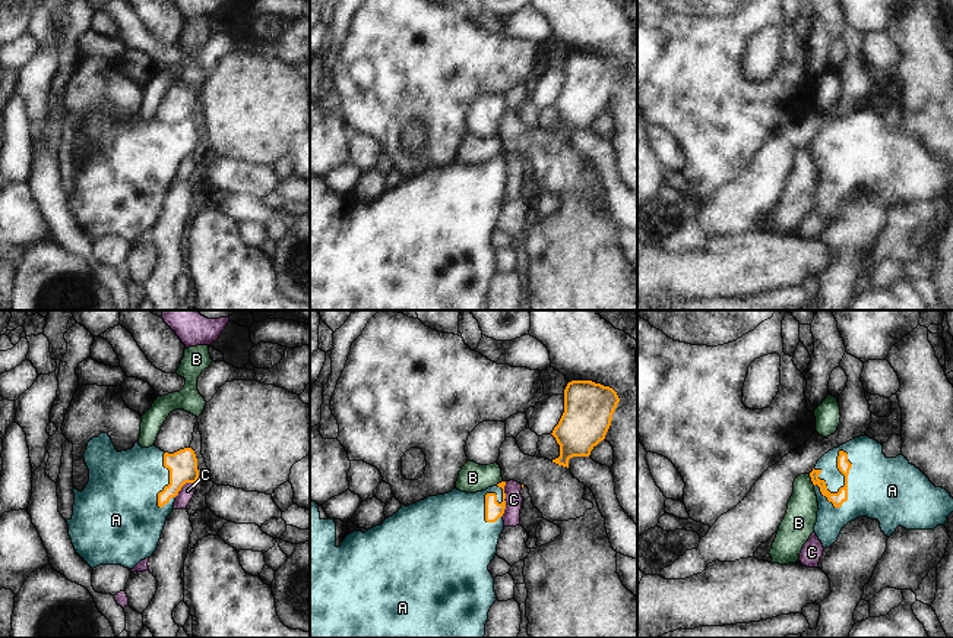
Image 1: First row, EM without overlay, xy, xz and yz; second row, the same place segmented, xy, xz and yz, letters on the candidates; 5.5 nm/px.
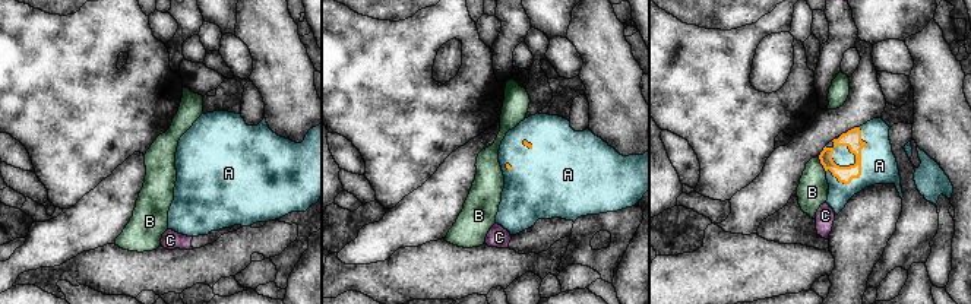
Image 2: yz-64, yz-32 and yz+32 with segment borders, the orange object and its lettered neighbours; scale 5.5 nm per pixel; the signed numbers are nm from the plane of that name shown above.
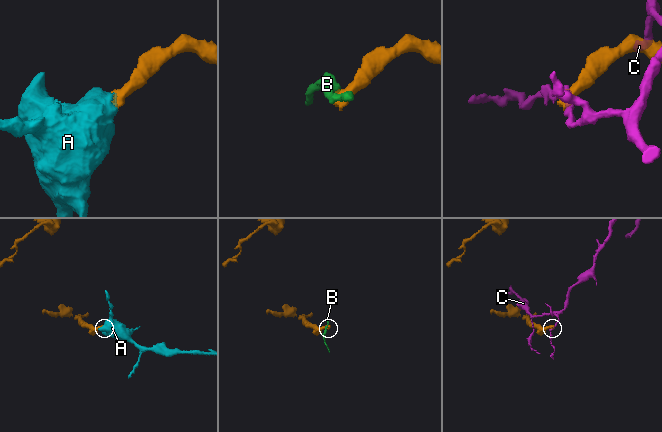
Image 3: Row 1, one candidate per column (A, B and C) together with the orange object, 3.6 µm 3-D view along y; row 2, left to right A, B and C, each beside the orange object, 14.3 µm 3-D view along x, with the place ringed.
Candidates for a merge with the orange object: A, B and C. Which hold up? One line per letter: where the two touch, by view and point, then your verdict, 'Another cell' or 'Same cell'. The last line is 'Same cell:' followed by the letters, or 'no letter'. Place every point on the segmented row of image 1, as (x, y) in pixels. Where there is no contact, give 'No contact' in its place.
A: Touches orange at yz (847, 480). Same cell
B: Touches orange at yz (811, 480). Another cell
C: Touches orange at xz (505, 498). Another cell
Same cell: A

